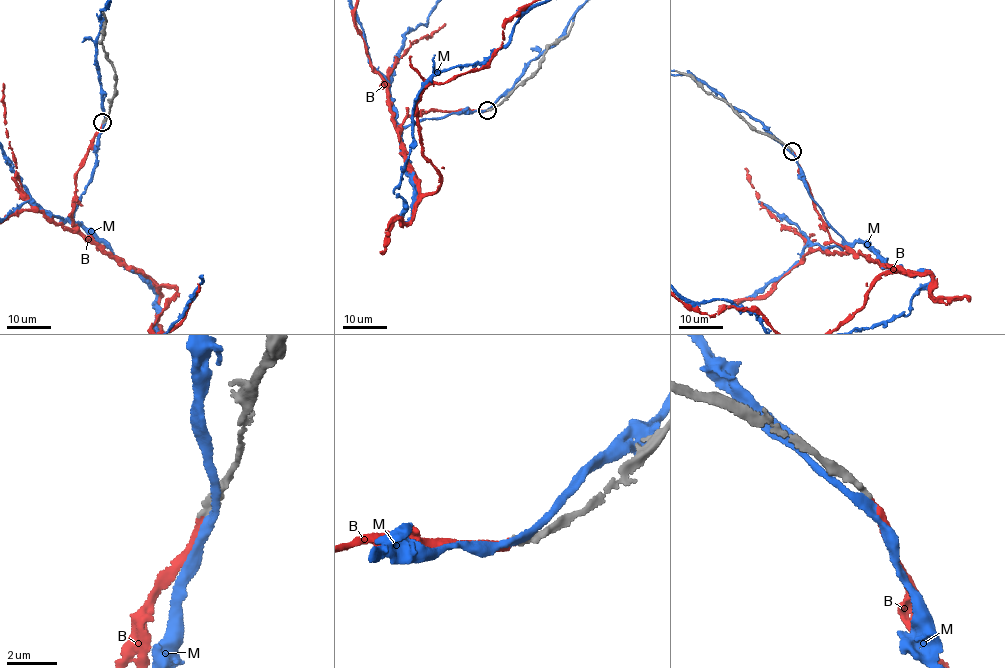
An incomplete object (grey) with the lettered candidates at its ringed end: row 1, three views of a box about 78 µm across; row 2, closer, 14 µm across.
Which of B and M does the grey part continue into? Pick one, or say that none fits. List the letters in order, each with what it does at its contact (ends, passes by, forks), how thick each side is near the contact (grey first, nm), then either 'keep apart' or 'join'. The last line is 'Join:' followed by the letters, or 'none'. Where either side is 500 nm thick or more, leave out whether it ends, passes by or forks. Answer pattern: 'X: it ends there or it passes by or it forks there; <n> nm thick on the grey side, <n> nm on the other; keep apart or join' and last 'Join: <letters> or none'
B: it ends there; 280 nm thick on the grey side, 260 nm on the other; join
M: it passes by; 320 nm thick on the grey side, 280 nm on the other; keep apart
Join: B

